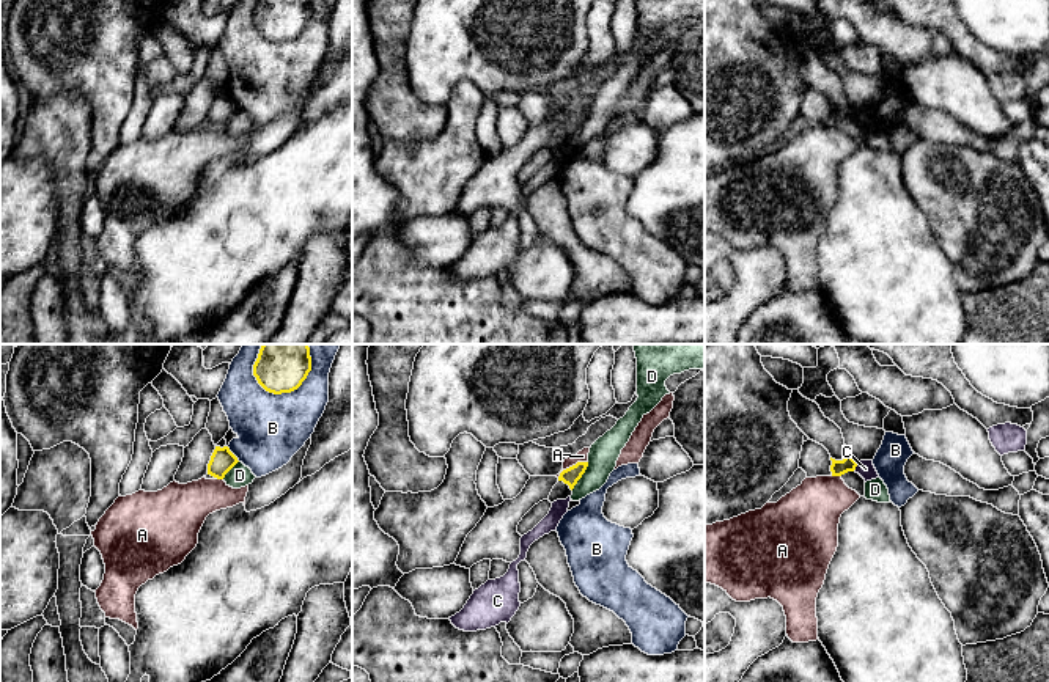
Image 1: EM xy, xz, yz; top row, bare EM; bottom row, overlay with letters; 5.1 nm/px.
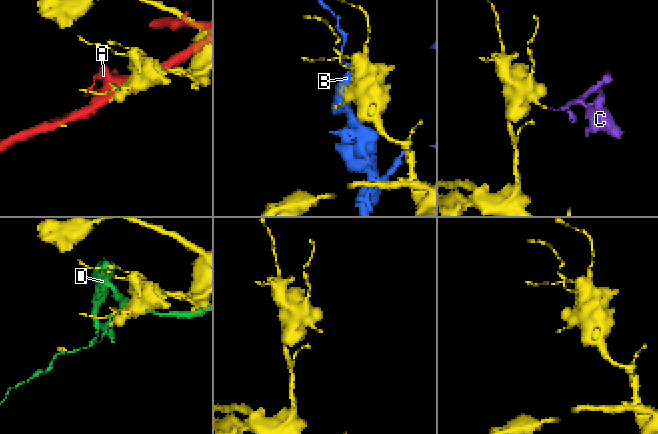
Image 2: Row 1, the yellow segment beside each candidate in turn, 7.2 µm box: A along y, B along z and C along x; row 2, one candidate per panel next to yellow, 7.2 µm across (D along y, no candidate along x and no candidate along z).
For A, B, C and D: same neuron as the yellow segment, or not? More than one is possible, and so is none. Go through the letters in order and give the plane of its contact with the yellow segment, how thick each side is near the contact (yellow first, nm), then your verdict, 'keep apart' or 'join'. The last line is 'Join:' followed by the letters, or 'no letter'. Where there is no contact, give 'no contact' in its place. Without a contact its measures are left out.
A: xz | 90/60 nm | keep apart
B: xy | 280/360 nm | keep apart
C: yz | 80/90 nm | keep apart
D: xz | 90/150 nm | keep apart
Join: no letter

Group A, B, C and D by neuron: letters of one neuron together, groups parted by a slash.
A / B / C / D

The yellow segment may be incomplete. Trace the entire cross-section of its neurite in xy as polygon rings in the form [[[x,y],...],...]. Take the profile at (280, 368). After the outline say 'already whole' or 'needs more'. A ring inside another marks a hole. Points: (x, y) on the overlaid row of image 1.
[[[263,344],[253,365],[253,376],[269,393],[297,390],[311,371],[308,344]]]; already whole

